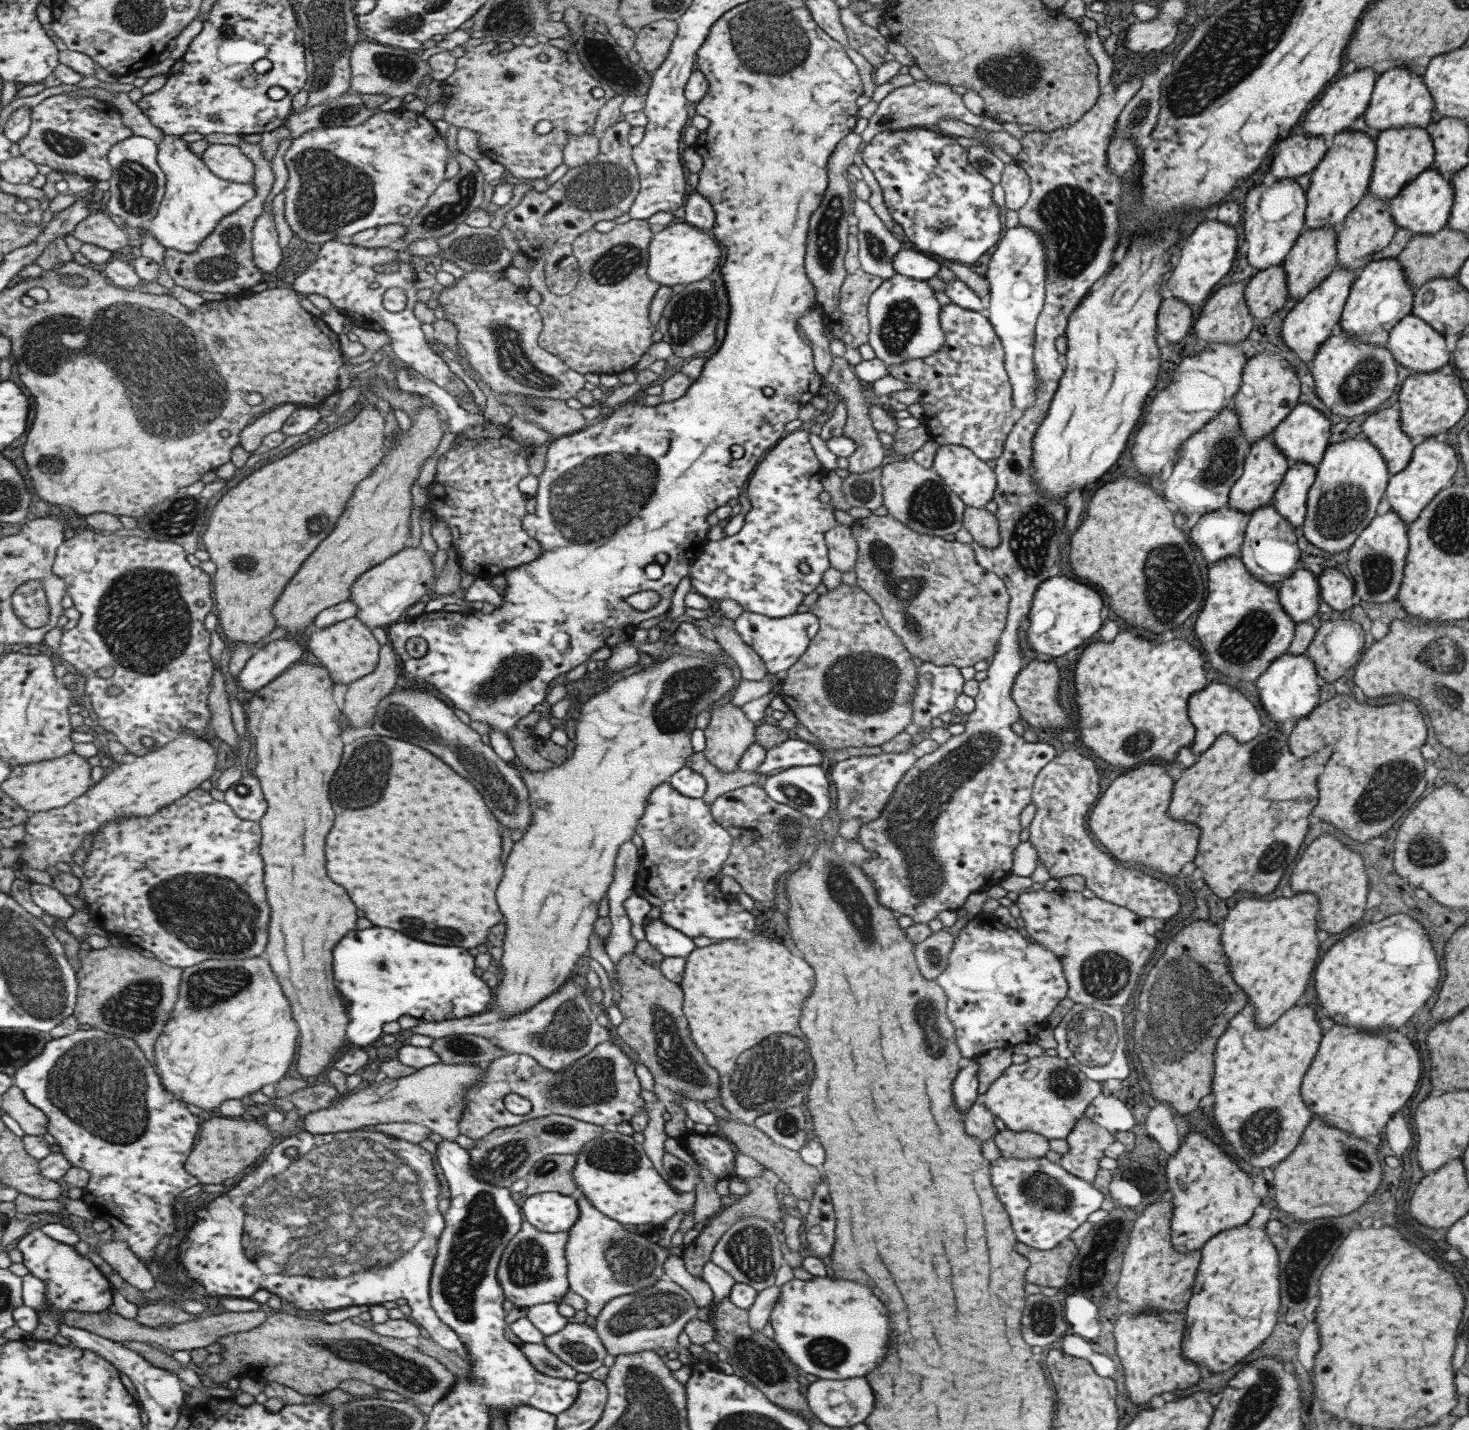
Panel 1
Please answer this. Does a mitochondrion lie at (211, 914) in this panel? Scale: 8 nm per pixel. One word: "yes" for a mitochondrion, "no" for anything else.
yes

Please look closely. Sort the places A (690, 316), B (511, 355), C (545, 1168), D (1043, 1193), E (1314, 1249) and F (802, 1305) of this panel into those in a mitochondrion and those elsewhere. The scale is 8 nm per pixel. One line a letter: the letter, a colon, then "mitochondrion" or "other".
A: mitochondrion
B: mitochondrion
C: mitochondrion
D: mitochondrion
E: other
F: other

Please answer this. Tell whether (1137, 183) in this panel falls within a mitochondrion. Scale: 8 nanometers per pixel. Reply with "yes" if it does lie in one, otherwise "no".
no

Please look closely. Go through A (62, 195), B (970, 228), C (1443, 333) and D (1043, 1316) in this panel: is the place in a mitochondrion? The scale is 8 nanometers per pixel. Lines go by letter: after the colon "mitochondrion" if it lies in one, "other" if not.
A: other
B: other
C: other
D: mitochondrion

